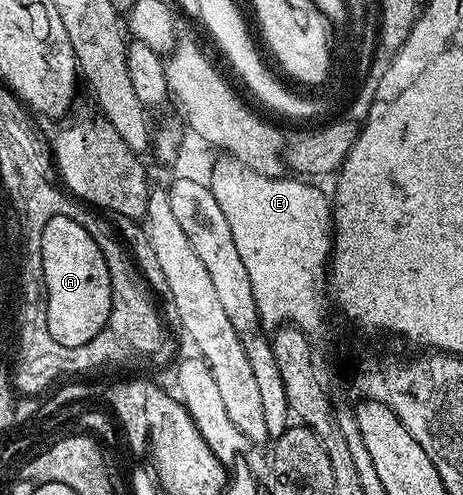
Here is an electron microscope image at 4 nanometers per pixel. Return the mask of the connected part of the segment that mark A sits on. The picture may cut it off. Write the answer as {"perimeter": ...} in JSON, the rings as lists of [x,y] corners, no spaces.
{"perimeter":[[[55,215],[51,217],[49,222],[47,222],[46,227],[42,231],[42,275],[41,278],[43,280],[43,296],[45,298],[45,312],[47,313],[47,321],[45,322],[45,326],[49,328],[49,336],[51,338],[54,338],[55,341],[60,343],[60,345],[65,346],[79,346],[83,345],[84,342],[91,341],[93,337],[95,337],[97,334],[99,334],[101,331],[106,330],[108,321],[109,321],[109,310],[111,309],[111,277],[107,273],[107,261],[103,261],[103,253],[99,249],[99,245],[97,244],[97,235],[94,234],[94,232],[89,232],[87,228],[84,227],[83,224],[80,223],[80,218],[71,216],[71,215]]]}

